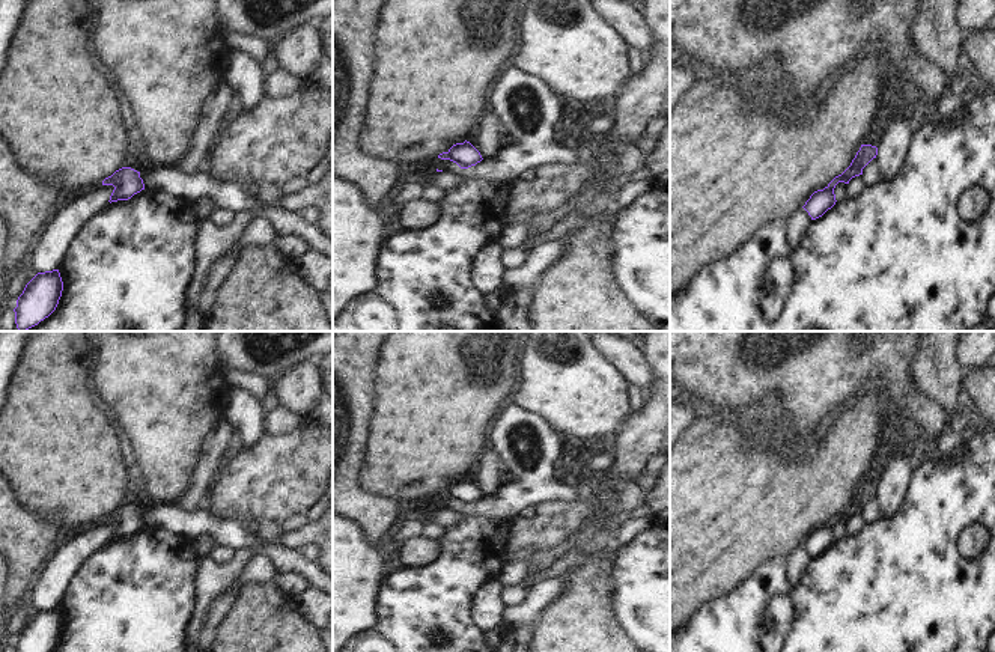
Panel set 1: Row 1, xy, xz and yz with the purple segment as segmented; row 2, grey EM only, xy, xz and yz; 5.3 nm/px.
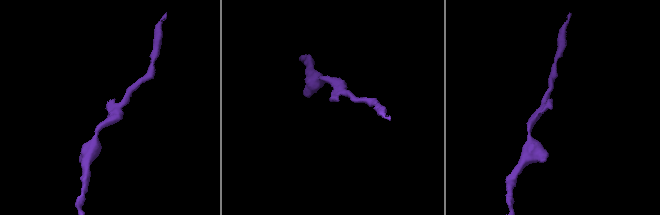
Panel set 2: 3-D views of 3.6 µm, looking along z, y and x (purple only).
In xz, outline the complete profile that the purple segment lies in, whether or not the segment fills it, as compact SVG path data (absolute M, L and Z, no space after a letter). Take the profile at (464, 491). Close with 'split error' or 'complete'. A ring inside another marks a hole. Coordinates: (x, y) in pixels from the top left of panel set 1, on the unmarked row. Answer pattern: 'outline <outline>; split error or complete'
outline M467 477L464 480L453 482L447 489L440 491L438 495L450 497L461 506L468 506L483 497L480 489Z; complete

